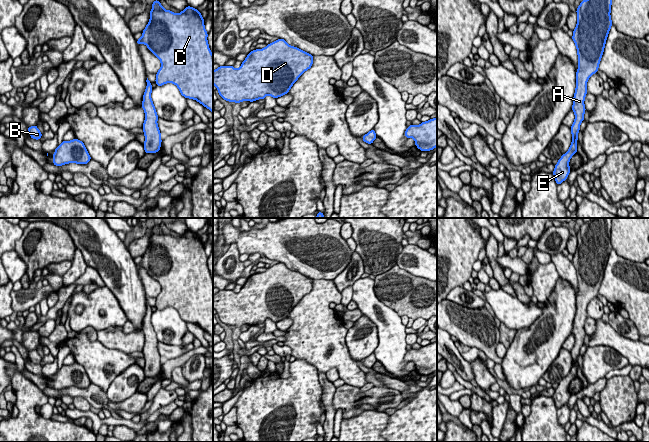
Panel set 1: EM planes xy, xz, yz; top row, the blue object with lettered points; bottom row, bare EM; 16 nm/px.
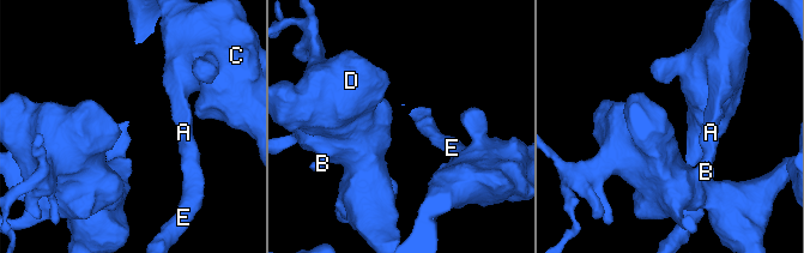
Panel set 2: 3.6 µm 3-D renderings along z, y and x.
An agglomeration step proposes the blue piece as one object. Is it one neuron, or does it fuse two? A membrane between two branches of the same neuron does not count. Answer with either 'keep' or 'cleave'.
keep

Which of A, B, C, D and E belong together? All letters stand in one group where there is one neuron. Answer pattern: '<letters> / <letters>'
A B C D E

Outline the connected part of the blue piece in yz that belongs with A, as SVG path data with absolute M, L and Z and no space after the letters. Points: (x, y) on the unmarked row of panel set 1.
M591 218L577 232L577 249L572 263L577 272L578 294L576 296L576 313L573 321L575 344L571 350L572 367L569 374L561 380L555 389L553 399L557 409L567 403L571 393L569 385L577 376L577 363L580 348L586 335L584 324L588 303L598 295L604 276L611 245L612 218Z

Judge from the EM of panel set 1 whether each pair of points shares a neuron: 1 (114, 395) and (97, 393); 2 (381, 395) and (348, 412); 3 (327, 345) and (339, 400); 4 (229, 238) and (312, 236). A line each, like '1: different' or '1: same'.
1: different
2: same
3: different
4: same

